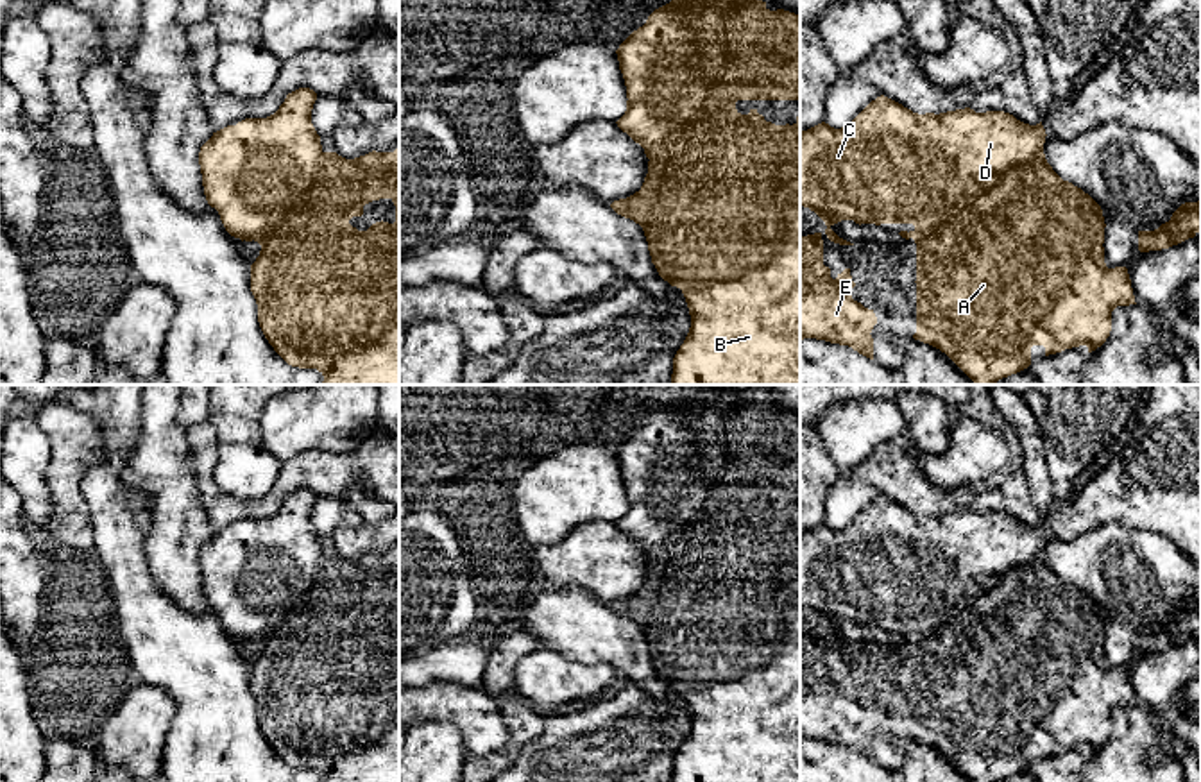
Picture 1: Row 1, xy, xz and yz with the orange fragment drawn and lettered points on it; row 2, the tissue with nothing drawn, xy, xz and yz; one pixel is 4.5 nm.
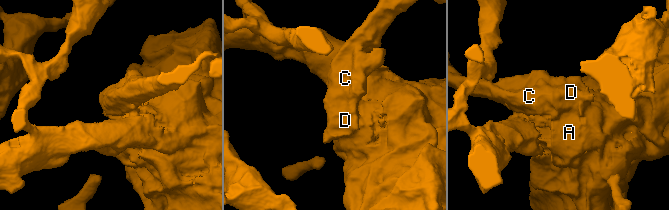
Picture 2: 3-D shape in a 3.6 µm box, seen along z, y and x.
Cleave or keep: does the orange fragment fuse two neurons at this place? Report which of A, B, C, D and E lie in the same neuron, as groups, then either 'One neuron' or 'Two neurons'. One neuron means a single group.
Groups: A B E / C D. Two neurons

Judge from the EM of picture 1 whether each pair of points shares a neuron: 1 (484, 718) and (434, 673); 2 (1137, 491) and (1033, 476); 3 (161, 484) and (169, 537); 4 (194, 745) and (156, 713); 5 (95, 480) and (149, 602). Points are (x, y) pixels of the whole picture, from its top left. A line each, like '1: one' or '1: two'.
1: two
2: two
3: one
4: two
5: one

